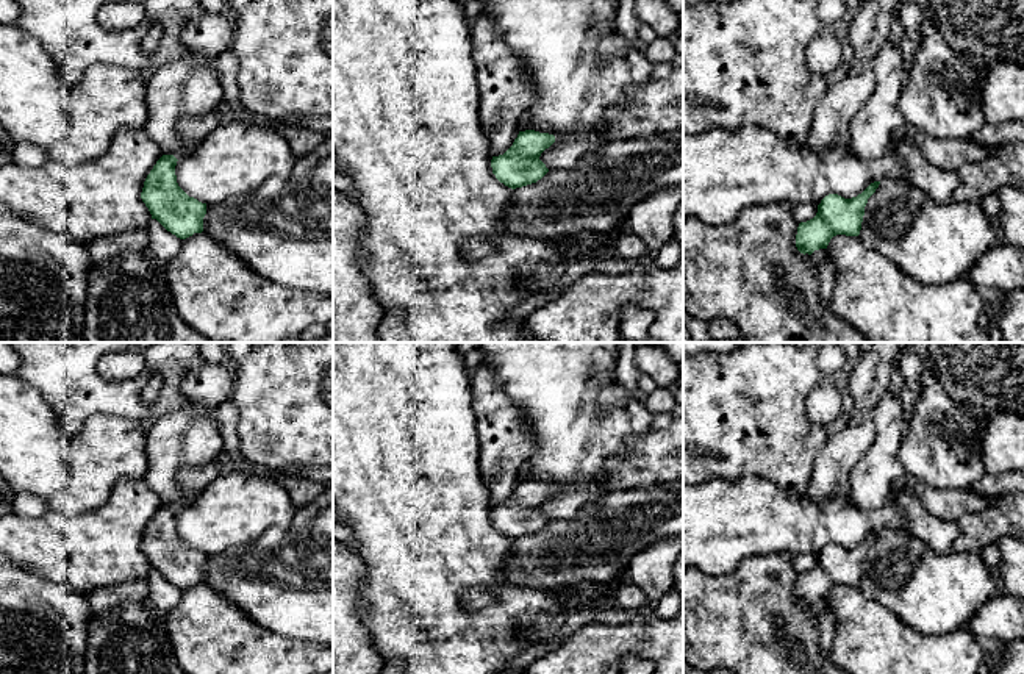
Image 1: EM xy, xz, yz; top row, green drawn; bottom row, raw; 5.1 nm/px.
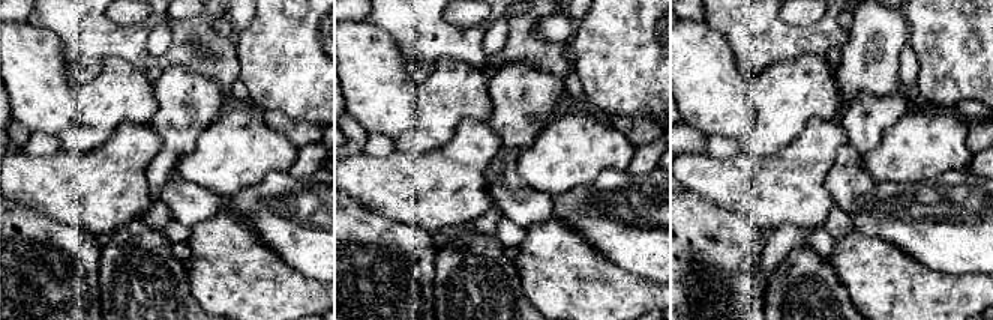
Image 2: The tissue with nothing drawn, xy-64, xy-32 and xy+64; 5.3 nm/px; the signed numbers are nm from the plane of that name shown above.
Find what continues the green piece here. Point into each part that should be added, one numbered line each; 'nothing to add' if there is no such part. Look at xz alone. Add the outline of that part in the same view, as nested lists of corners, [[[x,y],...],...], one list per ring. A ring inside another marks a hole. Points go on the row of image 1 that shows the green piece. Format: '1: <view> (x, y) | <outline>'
nothing to add

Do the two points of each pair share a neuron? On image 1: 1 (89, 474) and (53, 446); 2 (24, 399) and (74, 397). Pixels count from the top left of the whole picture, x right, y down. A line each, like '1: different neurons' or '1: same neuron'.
1: different neurons
2: different neurons

